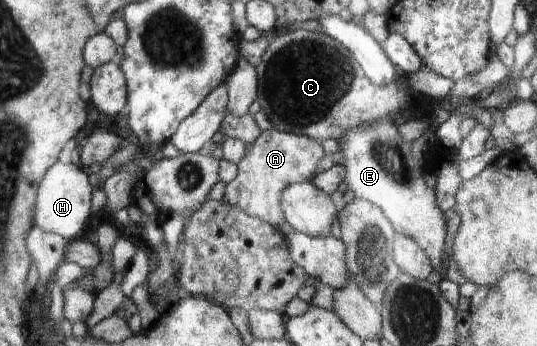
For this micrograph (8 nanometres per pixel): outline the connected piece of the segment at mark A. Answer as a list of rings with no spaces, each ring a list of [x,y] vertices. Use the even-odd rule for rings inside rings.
[[[275,129],[261,132],[248,148],[247,154],[244,154],[244,158],[238,162],[234,179],[225,184],[223,202],[228,202],[271,226],[282,226],[285,220],[280,208],[280,194],[288,184],[311,181],[318,173],[319,162],[324,156],[320,142],[308,136]]]

